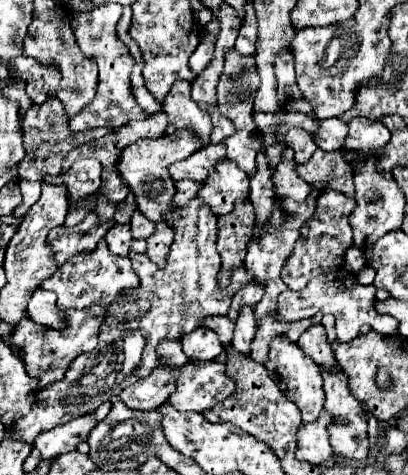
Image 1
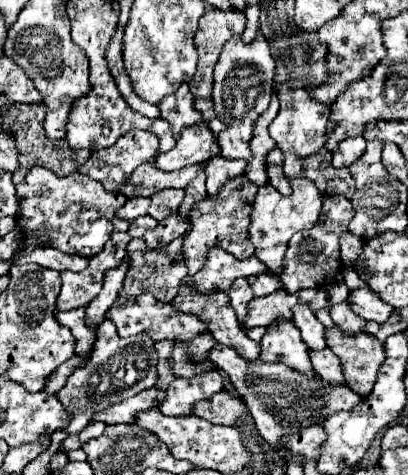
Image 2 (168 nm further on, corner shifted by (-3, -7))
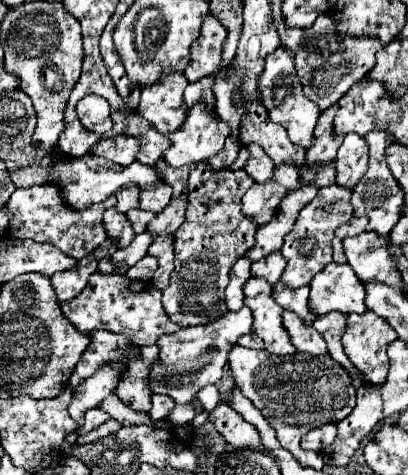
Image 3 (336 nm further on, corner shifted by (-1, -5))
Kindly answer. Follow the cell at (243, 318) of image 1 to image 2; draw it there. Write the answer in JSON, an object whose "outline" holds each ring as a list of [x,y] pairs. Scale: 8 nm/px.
{"outline":[[[238,278],[230,290],[230,306],[236,310],[240,324],[244,324],[244,316],[248,316],[248,304],[252,298],[254,296],[252,296],[252,290],[250,290],[246,278]]]}

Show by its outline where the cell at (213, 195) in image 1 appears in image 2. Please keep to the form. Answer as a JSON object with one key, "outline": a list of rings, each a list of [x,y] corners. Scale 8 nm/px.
{"outline":[[[214,156],[206,164],[206,190],[208,196],[216,196],[220,188],[228,182],[234,180],[236,176],[244,176],[246,160],[226,160],[222,156]]]}

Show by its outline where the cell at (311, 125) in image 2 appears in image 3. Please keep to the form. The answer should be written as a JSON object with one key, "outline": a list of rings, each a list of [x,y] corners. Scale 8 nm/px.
{"outline":[[[280,46],[266,58],[266,66],[262,70],[262,78],[258,80],[258,94],[262,94],[262,106],[268,110],[272,122],[278,122],[286,128],[290,140],[302,148],[310,148],[314,142],[314,126],[318,122],[320,110],[318,106],[302,94],[302,84],[294,70],[294,54]]]}

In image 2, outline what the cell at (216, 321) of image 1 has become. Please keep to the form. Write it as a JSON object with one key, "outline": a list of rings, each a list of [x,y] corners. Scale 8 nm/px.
{"outline":[[[140,294],[136,298],[122,298],[120,296],[116,300],[116,304],[110,308],[108,318],[114,320],[118,334],[124,338],[136,336],[136,334],[148,330],[154,342],[158,342],[158,340],[174,340],[176,342],[176,340],[192,340],[192,336],[200,336],[200,334],[208,332],[208,326],[198,316],[180,312],[180,310],[172,308],[170,304],[154,300],[154,296],[150,296],[150,294]]]}

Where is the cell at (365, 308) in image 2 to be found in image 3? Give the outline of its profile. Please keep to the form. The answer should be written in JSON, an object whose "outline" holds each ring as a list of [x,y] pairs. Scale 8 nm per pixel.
{"outline":[[[330,262],[310,282],[310,310],[314,310],[316,316],[332,310],[342,314],[364,314],[368,310],[364,296],[364,284],[358,282],[358,276],[348,264]]]}

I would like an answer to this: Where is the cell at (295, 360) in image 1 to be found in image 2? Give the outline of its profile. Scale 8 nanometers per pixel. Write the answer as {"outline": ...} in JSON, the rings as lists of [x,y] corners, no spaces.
{"outline":[[[278,320],[270,324],[266,336],[260,342],[260,348],[260,360],[282,362],[308,378],[316,378],[316,372],[310,364],[310,350],[306,348],[300,332],[296,332],[296,326],[292,322]]]}

